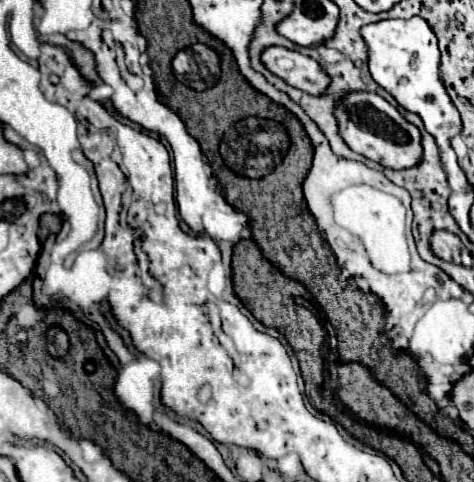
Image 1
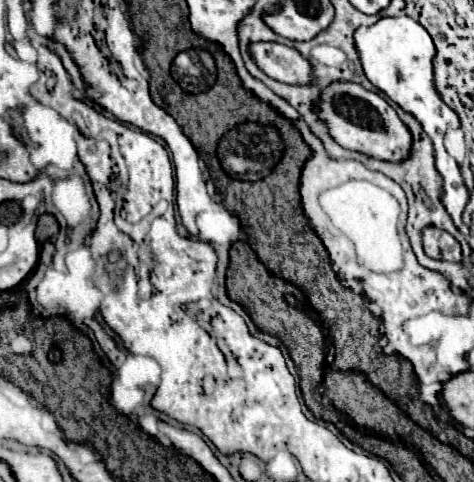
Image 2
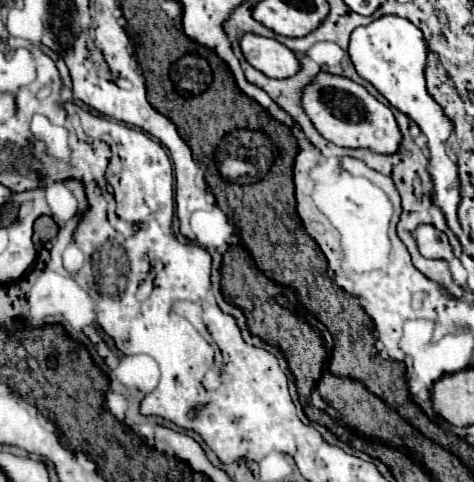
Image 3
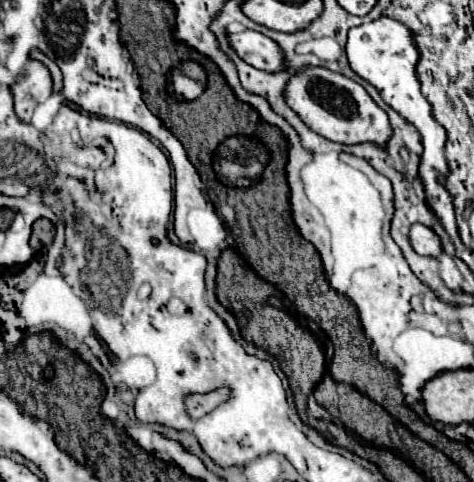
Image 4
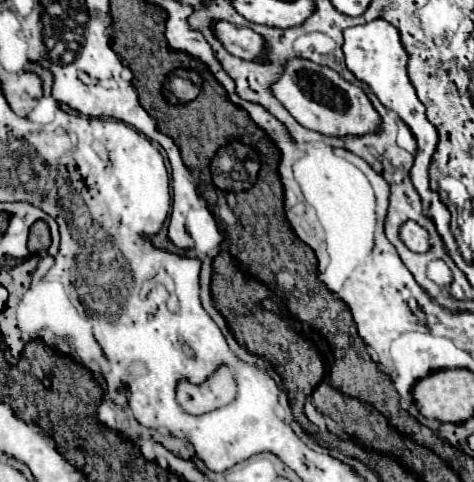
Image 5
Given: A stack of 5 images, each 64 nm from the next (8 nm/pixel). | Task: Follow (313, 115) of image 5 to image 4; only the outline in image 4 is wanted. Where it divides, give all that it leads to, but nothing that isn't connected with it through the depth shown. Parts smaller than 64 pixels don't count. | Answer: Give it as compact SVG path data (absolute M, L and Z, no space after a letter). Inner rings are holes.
M306 66L300 72L292 74L286 88L284 88L286 104L304 120L304 124L318 132L320 136L342 142L342 144L360 144L360 142L374 142L386 144L392 128L388 122L386 112L382 112L376 102L368 96L368 92L356 84L354 80L332 72L324 66Z

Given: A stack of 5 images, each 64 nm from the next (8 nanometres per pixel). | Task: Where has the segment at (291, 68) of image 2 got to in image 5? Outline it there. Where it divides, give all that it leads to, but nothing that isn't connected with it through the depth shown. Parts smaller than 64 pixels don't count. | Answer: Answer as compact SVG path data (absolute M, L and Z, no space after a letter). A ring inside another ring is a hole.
M226 20L212 22L212 30L216 38L222 42L222 46L238 58L244 60L256 60L262 62L266 58L266 44L260 34L256 34L250 28L236 28L234 24Z

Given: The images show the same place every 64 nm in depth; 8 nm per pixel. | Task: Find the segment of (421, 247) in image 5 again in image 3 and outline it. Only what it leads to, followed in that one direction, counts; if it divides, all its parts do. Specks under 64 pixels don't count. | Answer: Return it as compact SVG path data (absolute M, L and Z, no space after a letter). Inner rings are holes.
M422 224L414 230L416 234L416 244L418 244L418 252L424 256L424 258L442 258L442 260L448 260L448 258L454 258L452 254L452 248L448 244L448 238L444 232L436 230L434 226L430 224Z

